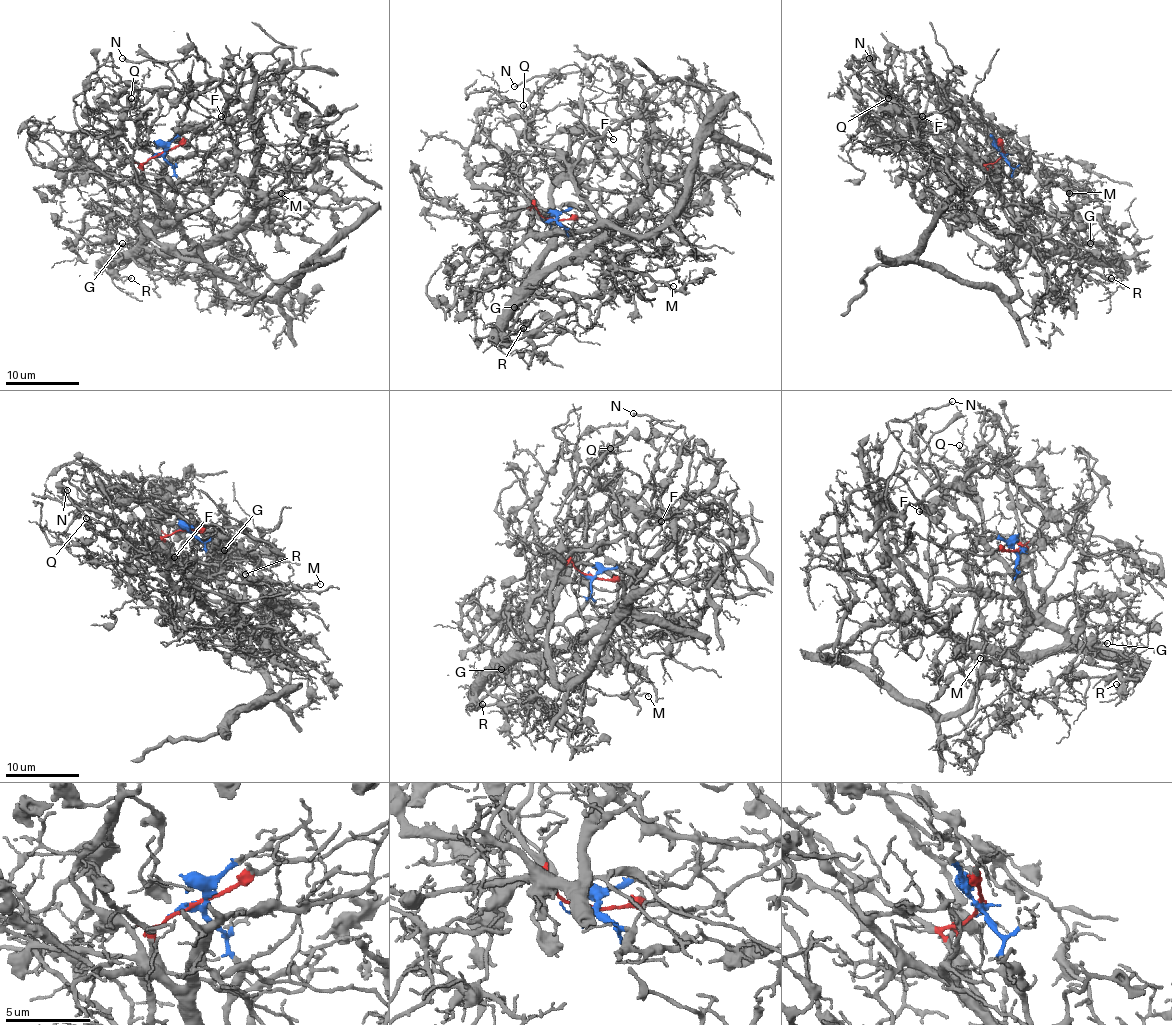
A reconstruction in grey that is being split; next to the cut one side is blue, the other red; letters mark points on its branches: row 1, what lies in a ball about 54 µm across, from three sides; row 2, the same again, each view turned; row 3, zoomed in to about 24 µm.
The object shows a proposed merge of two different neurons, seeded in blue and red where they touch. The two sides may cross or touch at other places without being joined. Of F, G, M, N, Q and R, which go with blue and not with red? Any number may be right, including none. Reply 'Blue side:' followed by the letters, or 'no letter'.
Blue side: G, M, Q, R

